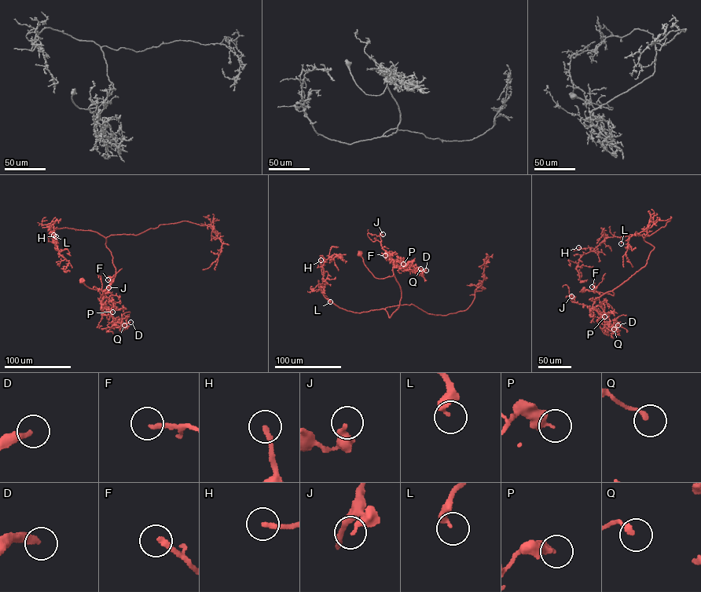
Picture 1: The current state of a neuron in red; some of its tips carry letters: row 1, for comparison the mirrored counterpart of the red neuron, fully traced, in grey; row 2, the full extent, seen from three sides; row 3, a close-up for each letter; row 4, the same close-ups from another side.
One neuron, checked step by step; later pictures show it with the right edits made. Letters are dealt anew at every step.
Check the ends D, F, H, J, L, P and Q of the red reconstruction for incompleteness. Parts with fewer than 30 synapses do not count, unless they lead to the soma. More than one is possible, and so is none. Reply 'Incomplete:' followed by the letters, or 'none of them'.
Incomplete: D, F

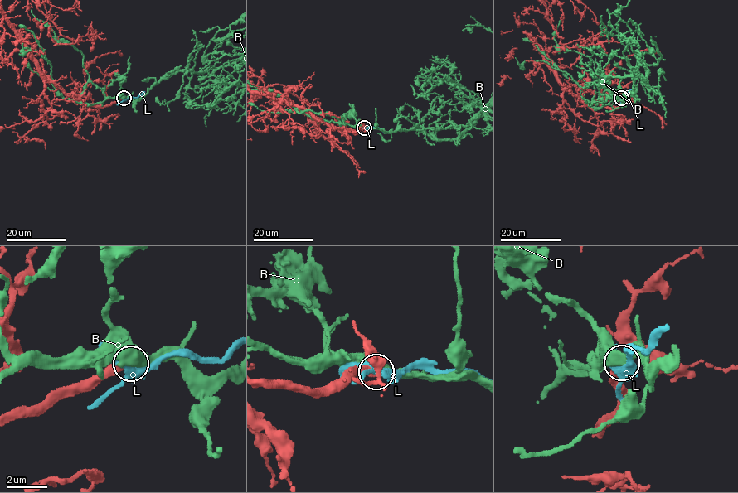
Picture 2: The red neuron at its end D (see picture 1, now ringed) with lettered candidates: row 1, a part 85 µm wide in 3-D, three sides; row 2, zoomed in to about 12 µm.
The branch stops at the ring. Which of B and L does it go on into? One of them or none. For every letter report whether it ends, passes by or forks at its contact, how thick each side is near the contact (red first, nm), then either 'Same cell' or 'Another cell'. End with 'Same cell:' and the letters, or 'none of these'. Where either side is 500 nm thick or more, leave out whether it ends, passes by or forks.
B: It passes by. Thickness 400 nm (red) against 480 nm. Another cell
L: Thickness 500 nm (red) against 320 nm. Another cell
Same cell: none of these

